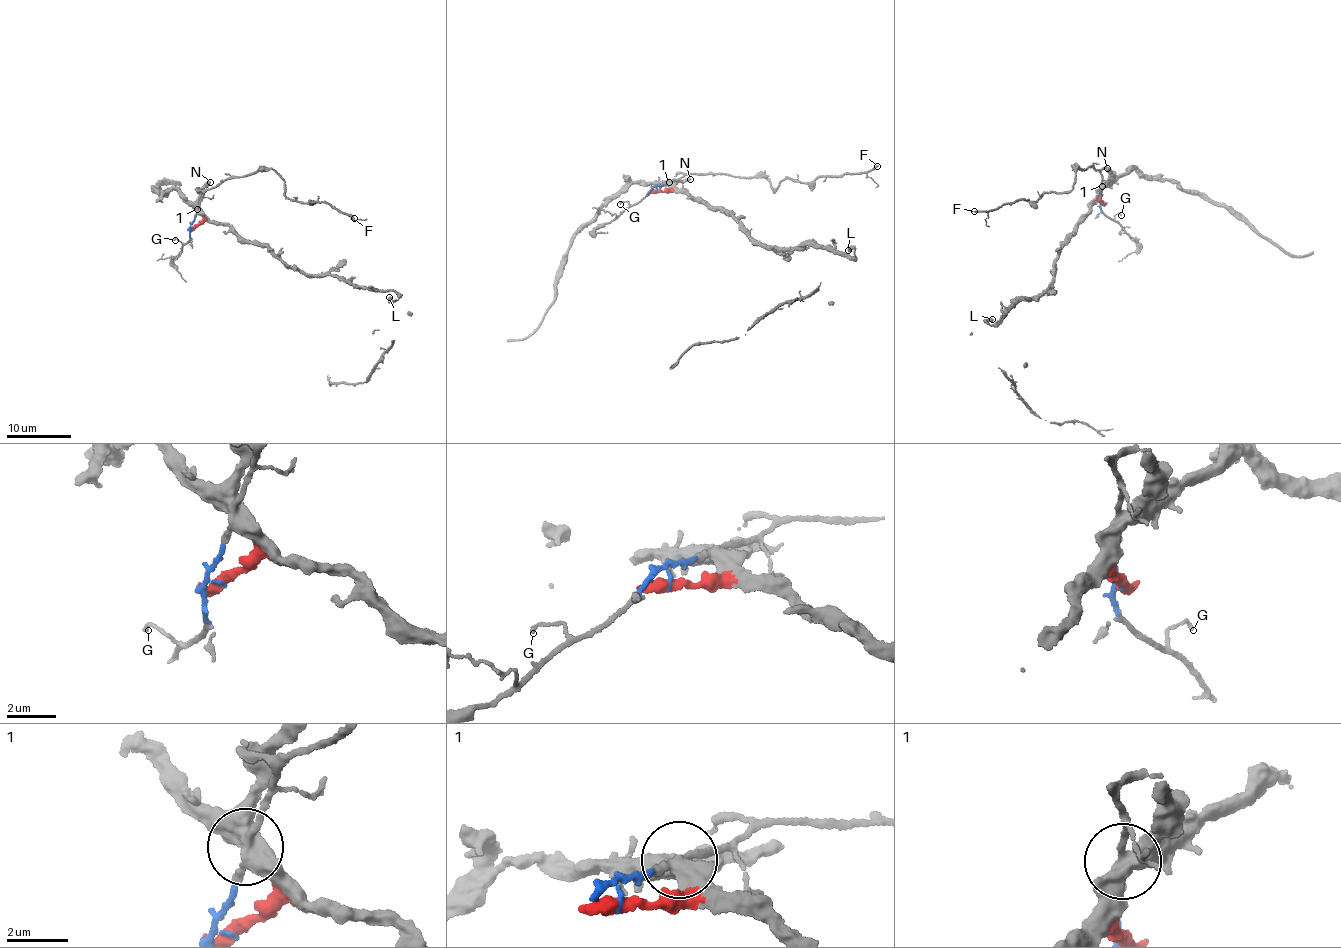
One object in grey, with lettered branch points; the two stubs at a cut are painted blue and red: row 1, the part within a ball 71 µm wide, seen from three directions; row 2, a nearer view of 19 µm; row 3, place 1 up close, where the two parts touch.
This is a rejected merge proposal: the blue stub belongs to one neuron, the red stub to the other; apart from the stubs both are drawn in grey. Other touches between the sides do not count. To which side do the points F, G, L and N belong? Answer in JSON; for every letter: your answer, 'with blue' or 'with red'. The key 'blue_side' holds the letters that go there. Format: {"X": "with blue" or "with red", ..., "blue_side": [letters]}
{"F": "with blue", "G": "with blue", "L": "with red", "N": "with red", "blue_side": ["F", "G"]}

